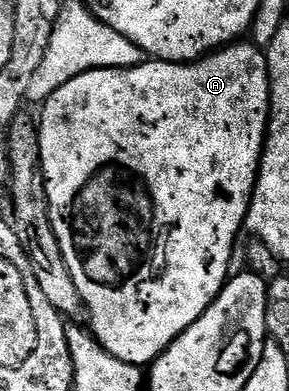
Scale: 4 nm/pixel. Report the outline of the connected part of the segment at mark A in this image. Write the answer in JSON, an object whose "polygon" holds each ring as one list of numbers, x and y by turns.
{"polygon":[[235,43,235,44,233,44,233,45,227,45,227,46,225,46,225,47,223,47,223,48,221,48,221,49,219,49,219,50,217,50,217,51,215,51,215,52,213,52,213,53,211,53,211,54,209,54,209,55,207,55,207,56,205,56,205,57,203,57,203,58,202,58,202,60,200,60,200,61,191,61,191,62,189,62,189,63,175,63,175,62,173,62,173,61,156,61,156,60,153,60,153,59,146,59,146,60,143,60,143,62,142,62,142,64,140,64,140,65,137,65,137,66,136,66,136,67,132,67,132,68,131,68,131,69,93,69,93,70,92,70,92,71,88,71,88,72,87,72,87,73,81,73,81,74,80,74,80,75,76,75,76,76,75,76,75,77,74,77,74,78,72,78,72,80,70,80,70,81,69,81,69,82,68,82,68,83,64,83,64,87,60,87,60,88,59,88,59,89,58,89,58,90,57,90,57,91,55,91,55,92,54,92,54,94,52,94,52,95,51,95,51,96,50,96,50,98,49,98,49,99,48,99,48,100,47,100,47,101,45,101,45,102,44,102,44,104,43,104,43,105,42,105,42,106,41,106,41,109,42,109,42,125,41,125,41,121,40,121,40,128,39,128,39,129,38,129,38,134,39,134,39,135,40,135,40,155,41,155,41,156,42,156,42,166,43,166,43,167,44,167,44,179,45,179,45,180,46,180,46,190,47,190,47,191,48,191,48,207,49,207,49,208,50,208,50,218,51,218,51,219,52,219,52,227,53,227,53,228,54,228,54,230,55,230,55,231,56,231,56,239,60,239,60,251,64,251,64,263,68,263,68,271,72,271,72,279,76,279,76,291,80,291,80,295,81,295,81,296,82,296,82,298,83,298,83,299,84,299,84,303,85,303,85,304,86,304,86,312,87,312,87,314,88,314,88,322,89,322,89,321,90,321,90,325,89,325,89,324,88,324,88,329,89,329,89,332,91,332,91,333,93,333,93,335,94,335,94,337,95,337,95,338,96,338,96,339,97,339,97,341,99,341,99,343,100,343,100,344,102,344,102,345,103,345,103,346,104,346,104,347,105,347,105,348,106,348,106,350,108,350,108,352,110,352,110,353,111,353,111,354,112,354,112,355,116,355,116,359,124,359,124,363,128,363,128,364,129,364,129,365,136,365,136,366,139,366,139,367,149,367,149,366,151,366,151,365,153,365,153,363,154,363,154,361,155,361,155,359,156,359,156,358,157,358,157,357,158,357,158,356,160,356,160,355,161,355,161,353,163,353,163,352,164,352,164,350,165,350,165,349,166,349,166,348,167,348,167,347,168,347,168,346,170,346,170,344,172,344,172,342,174,342,174,341,175,341,175,339,177,339,177,338,178,338,178,336,179,336,179,335,181,335,181,333,183,333,183,332,184,332,184,331,188,331,188,327,192,327,192,323,196,323,196,322,197,322,197,321,198,321,198,320,200,320,200,319,201,319,201,318,202,318,202,316,203,316,203,315,204,315,204,311,208,311,208,307,209,307,209,306,210,306,210,305,211,305,211,303,213,303,213,302,214,302,214,301,215,301,215,299,217,299,217,297,218,297,218,293,219,293,219,292,220,292,220,291,221,291,221,290,222,290,222,288,223,288,223,287,224,287,224,286,225,286,225,285,226,285,226,282,227,282,227,280,228,280,228,278,229,278,229,277,230,277,230,276,231,276,231,273,232,273,232,268,231,268,231,269,230,269,230,260,232,260,232,259,233,259,233,257,234,257,234,244,236,244,236,243,237,243,237,241,238,241,238,232,239,232,239,233,240,233,240,234,241,234,241,233,242,233,242,232,243,232,243,229,244,229,244,226,245,226,245,223,246,223,246,213,247,213,247,212,248,212,248,211,249,211,249,210,250,210,250,200,251,200,251,199,252,199,252,198,253,198,253,197,254,197,254,184,256,184,256,182,258,182,258,168,259,168,259,167,261,167,261,165,262,165,262,150,263,150,263,149,265,149,265,147,266,147,266,134,267,134,267,132,268,132,268,130,269,130,269,128,270,128,270,72,269,72,269,71,268,71,268,63,267,63,267,62,266,62,266,54,265,54,265,52,263,52,263,50,262,50,262,49,261,49,261,48,259,48,259,46,257,46,257,45,255,45,255,44,253,44,253,43,247,43,247,45,242,45,242,44,246,44,246,43]]}

